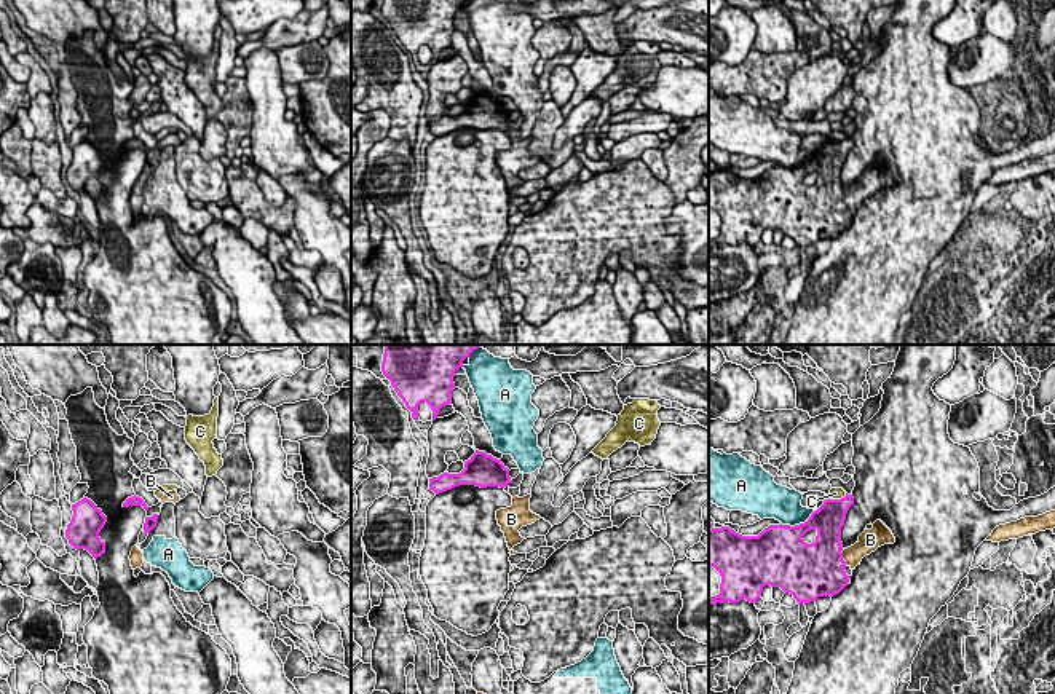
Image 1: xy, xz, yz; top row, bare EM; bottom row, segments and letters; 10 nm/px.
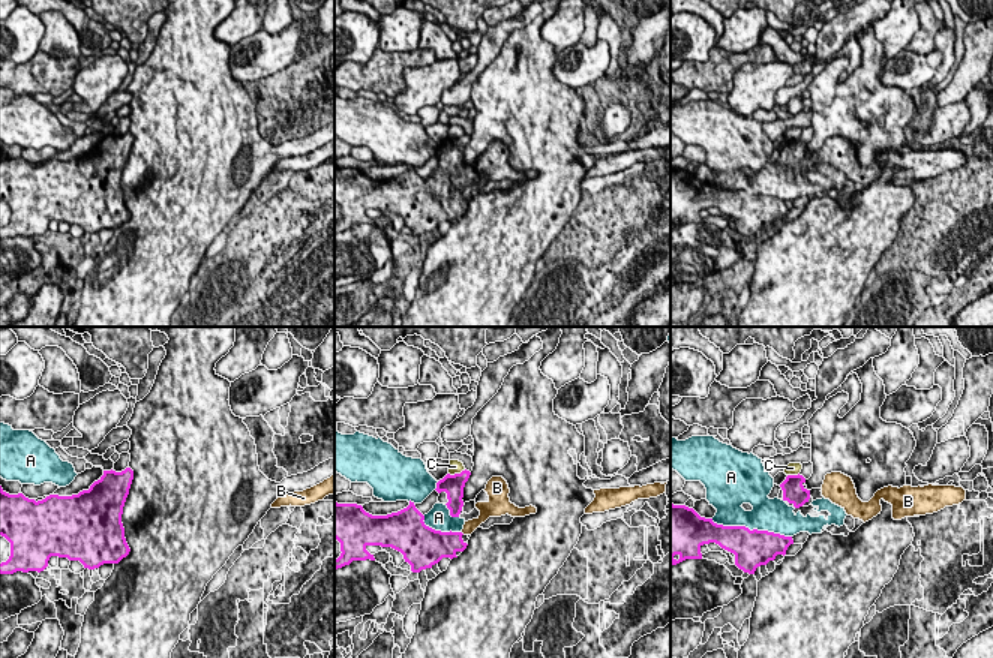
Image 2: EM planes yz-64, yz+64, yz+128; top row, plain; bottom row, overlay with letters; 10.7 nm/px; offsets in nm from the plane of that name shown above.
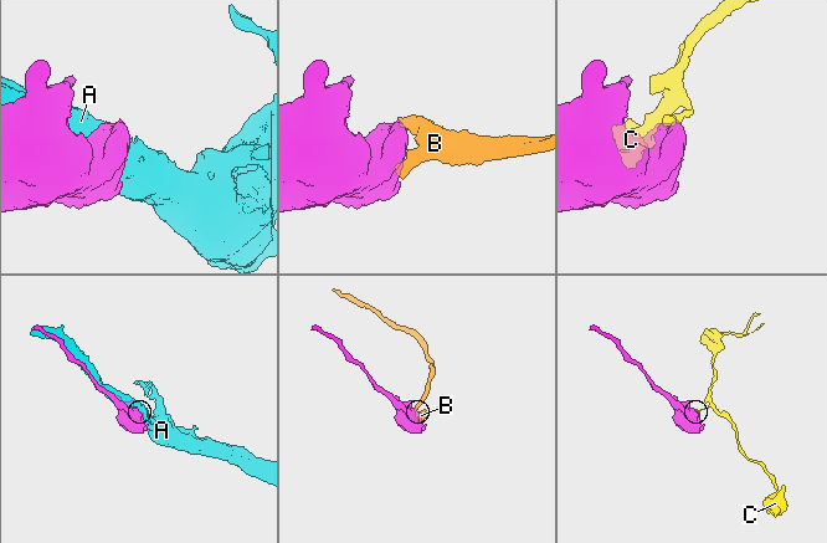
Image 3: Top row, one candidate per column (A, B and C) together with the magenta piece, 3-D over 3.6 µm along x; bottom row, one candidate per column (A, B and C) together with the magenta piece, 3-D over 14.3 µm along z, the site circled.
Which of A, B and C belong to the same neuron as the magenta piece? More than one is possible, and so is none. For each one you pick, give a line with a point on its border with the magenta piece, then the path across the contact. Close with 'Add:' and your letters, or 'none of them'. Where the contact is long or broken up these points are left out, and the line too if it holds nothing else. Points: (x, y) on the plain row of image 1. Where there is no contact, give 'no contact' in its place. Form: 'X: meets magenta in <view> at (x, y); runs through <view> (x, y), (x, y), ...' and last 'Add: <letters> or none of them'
B: meets magenta in yz at (841, 201); runs through yz (819, 211), (827, 205), (841, 201), (853, 198)
Add: B

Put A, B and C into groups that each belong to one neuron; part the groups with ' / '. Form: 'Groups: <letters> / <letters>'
Groups: A / B / C

